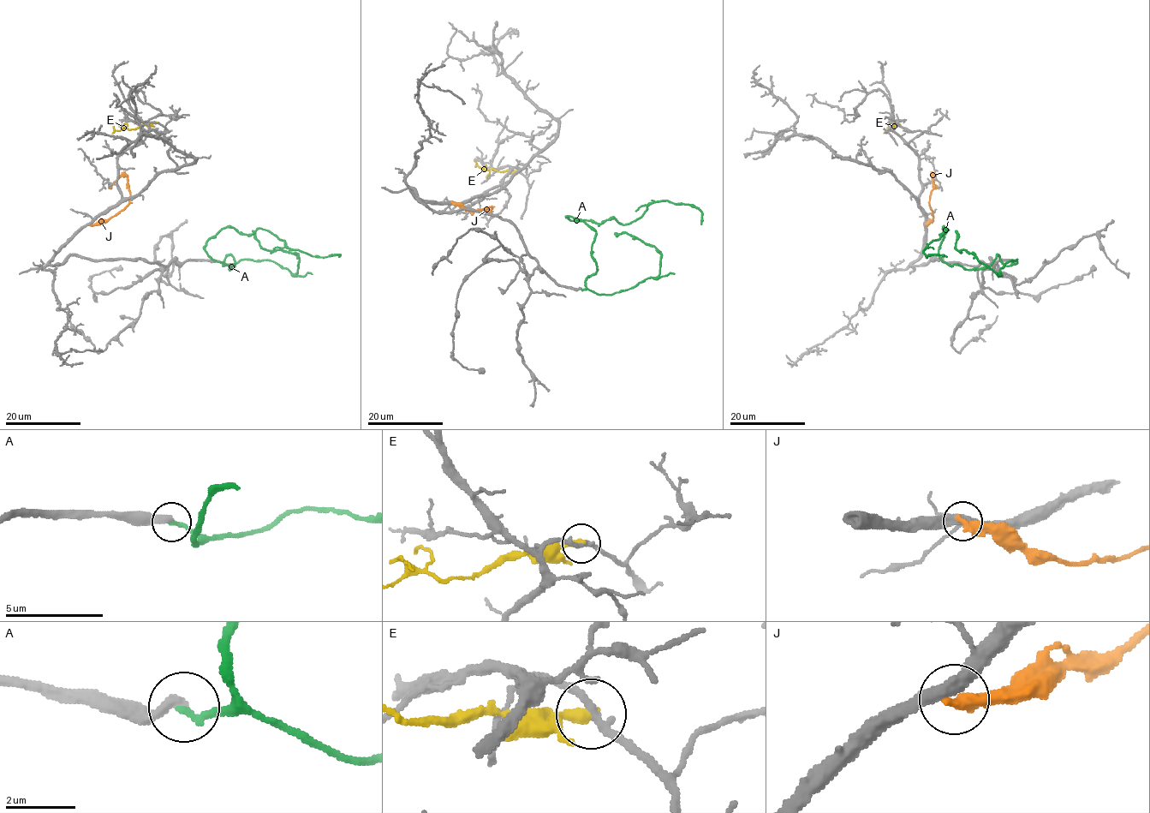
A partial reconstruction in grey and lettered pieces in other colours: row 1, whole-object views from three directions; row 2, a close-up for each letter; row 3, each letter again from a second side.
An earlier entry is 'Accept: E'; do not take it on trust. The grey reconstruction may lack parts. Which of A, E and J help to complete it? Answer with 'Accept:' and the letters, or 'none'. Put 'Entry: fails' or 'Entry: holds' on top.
Entry: fails
Accept: none

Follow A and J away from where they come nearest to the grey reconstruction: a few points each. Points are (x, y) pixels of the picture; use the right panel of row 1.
A: (1011, 261), (1007, 266), (998, 254), (978, 269), (949, 265), (938, 254), (944, 227), (923, 253), (947, 257)
J: (926, 224), (932, 218), (929, 203), (932, 188), (932, 176), (937, 188)

